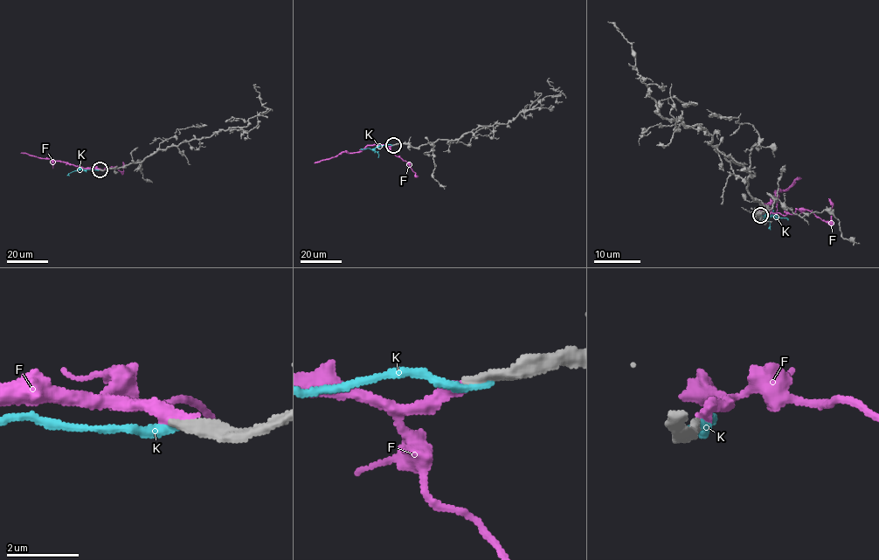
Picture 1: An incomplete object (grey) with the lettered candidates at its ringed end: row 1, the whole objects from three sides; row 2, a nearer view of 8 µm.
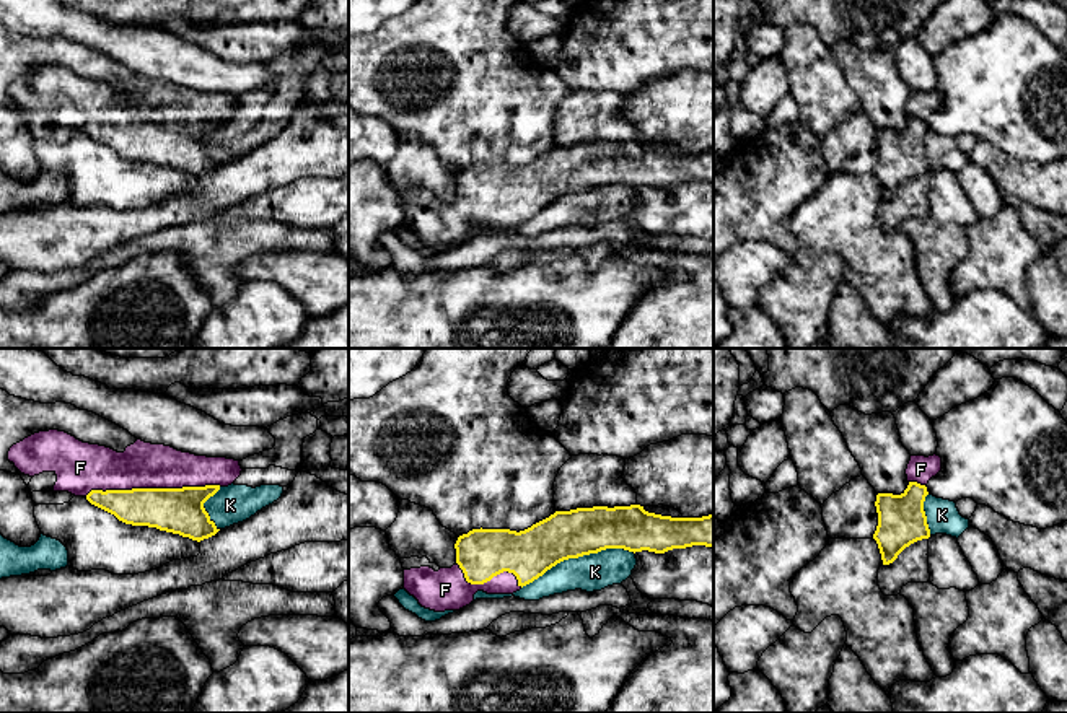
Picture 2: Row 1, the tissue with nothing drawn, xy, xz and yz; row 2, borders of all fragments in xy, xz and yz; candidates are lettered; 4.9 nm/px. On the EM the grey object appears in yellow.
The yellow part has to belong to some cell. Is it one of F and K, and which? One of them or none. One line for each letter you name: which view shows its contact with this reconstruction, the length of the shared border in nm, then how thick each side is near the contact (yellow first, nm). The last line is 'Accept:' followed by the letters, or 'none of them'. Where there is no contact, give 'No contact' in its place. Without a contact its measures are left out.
F: Touches yellow in xy. Shared border 650 nm. Thickness 220 nm (yellow) against 220 nm
Accept: F

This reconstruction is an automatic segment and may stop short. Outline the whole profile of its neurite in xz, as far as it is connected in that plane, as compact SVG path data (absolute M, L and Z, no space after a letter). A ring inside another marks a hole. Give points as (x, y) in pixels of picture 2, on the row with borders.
M640 505L577 508L555 511L520 532L472 529L458 537L454 544L456 563L451 568L440 568L438 571L430 566L404 570L404 589L425 609L435 612L459 610L474 601L477 591L513 594L569 558L606 549L665 553L692 545L714 549L714 513L702 518L671 518L648 513Z

